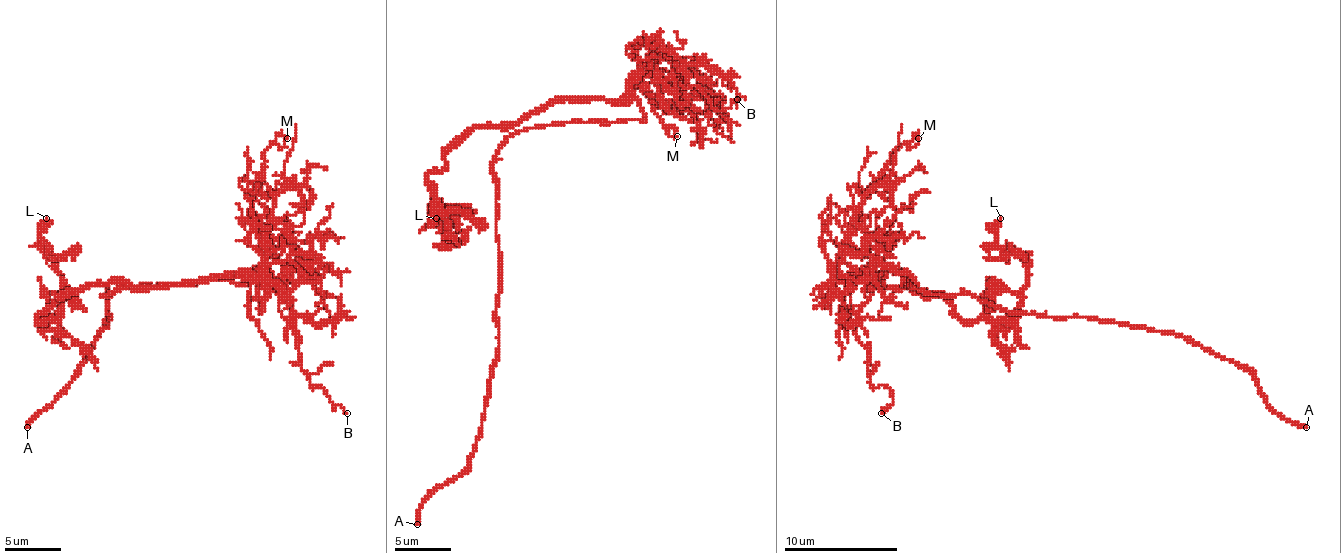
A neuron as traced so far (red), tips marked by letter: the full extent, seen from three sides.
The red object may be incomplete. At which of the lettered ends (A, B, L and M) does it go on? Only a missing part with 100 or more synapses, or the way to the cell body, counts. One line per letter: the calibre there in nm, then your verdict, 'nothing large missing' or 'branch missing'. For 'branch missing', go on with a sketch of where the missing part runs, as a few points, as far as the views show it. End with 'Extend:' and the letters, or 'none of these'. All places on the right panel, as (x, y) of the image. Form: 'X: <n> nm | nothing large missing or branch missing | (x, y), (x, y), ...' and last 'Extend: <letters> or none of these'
A: 240 nm | branch missing
B: 140 nm | nothing large missing
L: 480 nm | nothing large missing
M: 120 nm | nothing large missing
Extend: A

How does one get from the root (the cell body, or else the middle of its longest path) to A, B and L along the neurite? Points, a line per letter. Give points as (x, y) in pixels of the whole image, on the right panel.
A: (952, 294), (975, 294), (1009, 311), (1088, 317), (1190, 337), (1238, 362), (1286, 422), (1306, 427)
B: (952, 294), (884, 286), (873, 274), (833, 283), (867, 351), (870, 382), (890, 390), (881, 413)
L: (952, 294), (910, 286), (944, 297), (964, 320), (1003, 320), (1017, 306), (1026, 266), (998, 243), (1000, 218)

